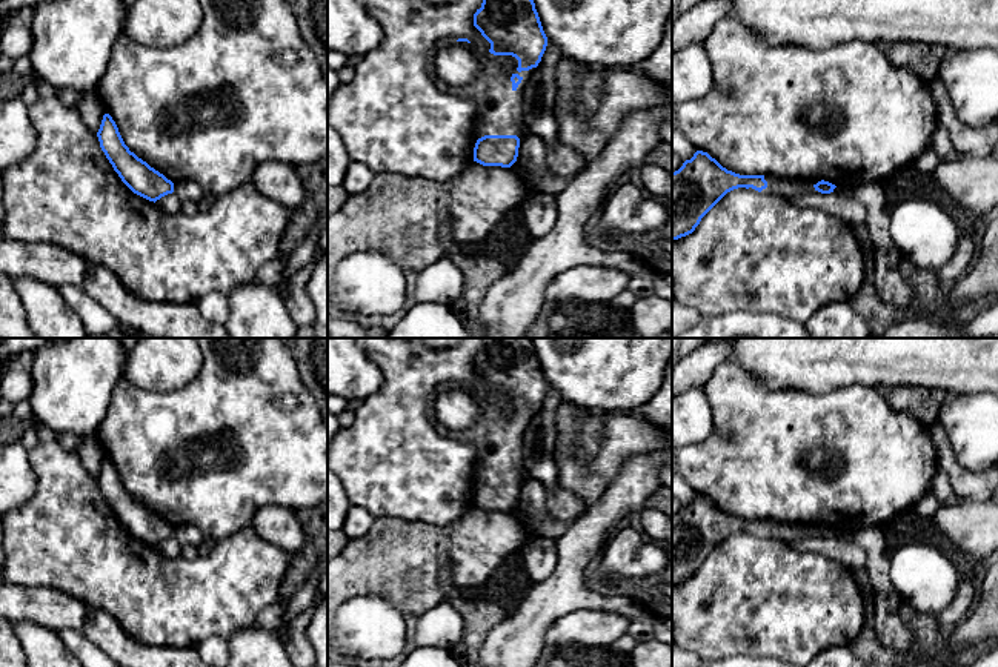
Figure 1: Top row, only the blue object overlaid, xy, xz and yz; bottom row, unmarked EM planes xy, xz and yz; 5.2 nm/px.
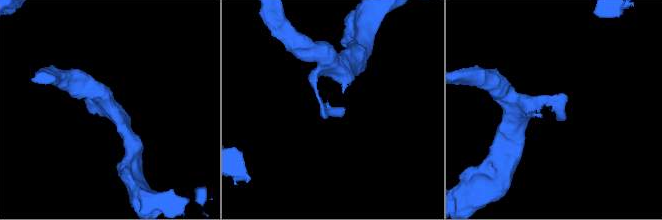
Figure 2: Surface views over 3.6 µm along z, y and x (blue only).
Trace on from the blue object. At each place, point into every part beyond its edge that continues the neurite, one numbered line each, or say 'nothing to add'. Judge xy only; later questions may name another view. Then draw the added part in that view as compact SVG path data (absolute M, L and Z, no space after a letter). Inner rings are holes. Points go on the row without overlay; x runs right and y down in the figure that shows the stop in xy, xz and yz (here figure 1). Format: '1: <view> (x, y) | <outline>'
nothing to add

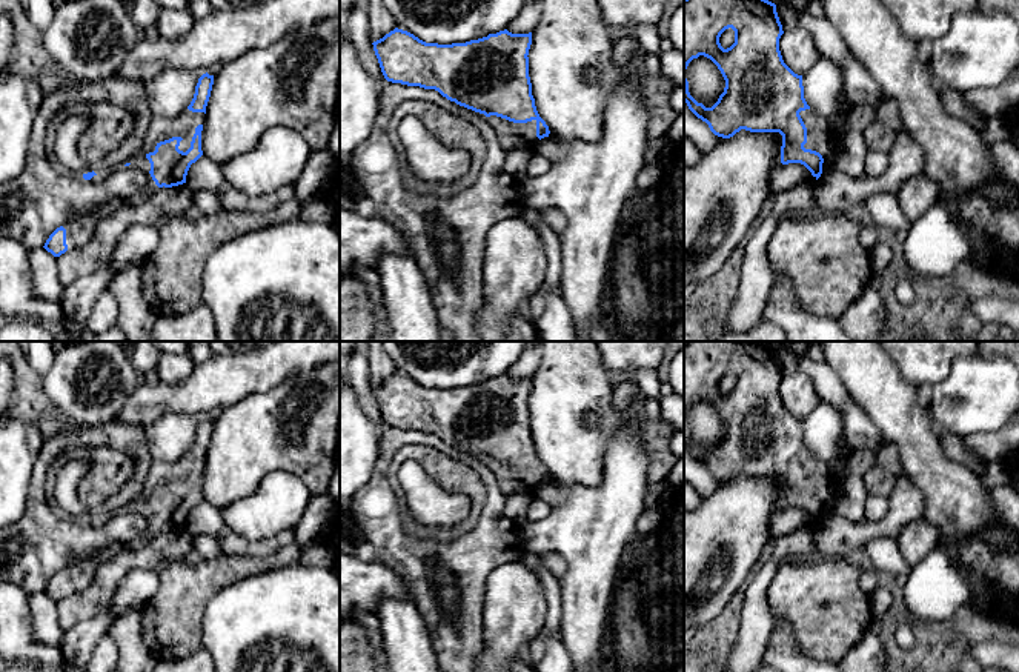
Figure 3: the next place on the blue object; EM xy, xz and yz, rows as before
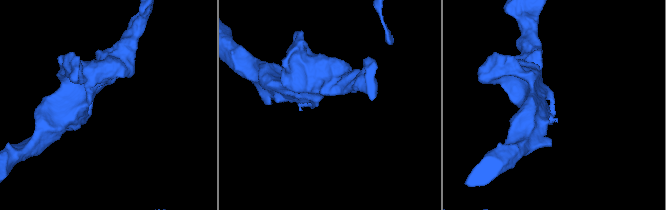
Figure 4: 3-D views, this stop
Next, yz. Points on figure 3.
1: yz (819, 482) | M812 454L801 455L799 460L807 472L807 487L804 492L822 500L822 517L825 517L835 511L833 500L836 497L836 483L825 463L819 461Z

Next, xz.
1: xz (512, 480) | M490 460L489 466L496 475L498 484L506 497L510 497L516 492L533 494L539 486L536 481L536 464L527 467L513 467L496 460Z

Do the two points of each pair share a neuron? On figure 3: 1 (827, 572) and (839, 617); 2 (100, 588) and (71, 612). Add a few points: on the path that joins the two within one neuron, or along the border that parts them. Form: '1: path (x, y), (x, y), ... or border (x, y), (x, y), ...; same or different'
1: path (827, 583), (827, 597), (832, 606); same
2: path (92, 595), (79, 608); same

